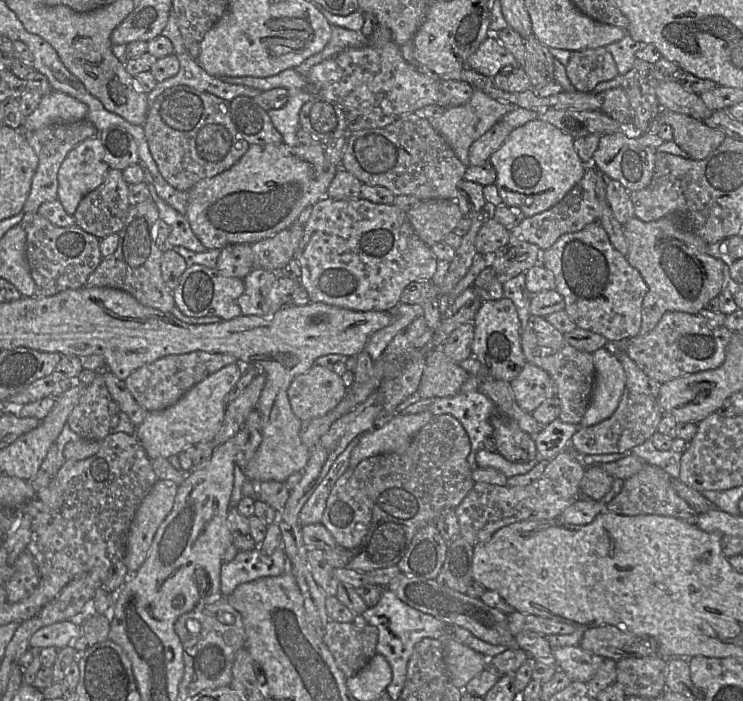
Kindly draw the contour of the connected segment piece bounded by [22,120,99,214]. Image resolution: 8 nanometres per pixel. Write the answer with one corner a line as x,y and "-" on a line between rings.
88,120
76,122
55,123
47,125
36,131
24,131
25,137
38,158
38,167
33,176
31,189
25,201
22,212
24,214
36,213
45,202
58,199
58,171
68,153
84,140
97,137
99,131

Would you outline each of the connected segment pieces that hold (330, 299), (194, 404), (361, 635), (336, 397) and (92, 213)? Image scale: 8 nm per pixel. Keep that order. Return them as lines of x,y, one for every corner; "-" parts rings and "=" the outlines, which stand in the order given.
328,195
312,206
294,258
301,267
300,283
308,291
312,302
363,312
393,310
409,283
432,280
438,263
430,246
413,230
406,211
393,203
373,203
362,197
336,200
=
240,362
224,366
189,389
174,405
164,410
150,411
134,433
149,459
168,459
188,446
213,441
225,417
226,397
242,376
243,367
=
328,621
323,642
347,678
361,671
377,653
377,627
=
314,365
293,379
288,397
293,413
305,422
332,411
347,391
341,376
330,368
=
109,169
103,183
80,201
73,215
75,225
99,239
110,234
118,234
122,230
131,208
128,191
129,184
123,178
122,171

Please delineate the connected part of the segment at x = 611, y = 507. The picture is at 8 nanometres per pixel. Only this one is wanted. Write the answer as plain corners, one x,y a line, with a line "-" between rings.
646,463
638,473
624,481
620,493
606,503
606,509
619,515
661,515
695,524
699,513
676,493
672,481
673,478
661,467

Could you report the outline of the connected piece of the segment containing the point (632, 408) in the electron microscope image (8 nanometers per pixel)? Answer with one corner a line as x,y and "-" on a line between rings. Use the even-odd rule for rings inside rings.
626,390
620,398
617,409
609,418
589,427
579,426
571,438
571,448
576,455
631,453
635,446
651,439
657,432
663,415
657,398

